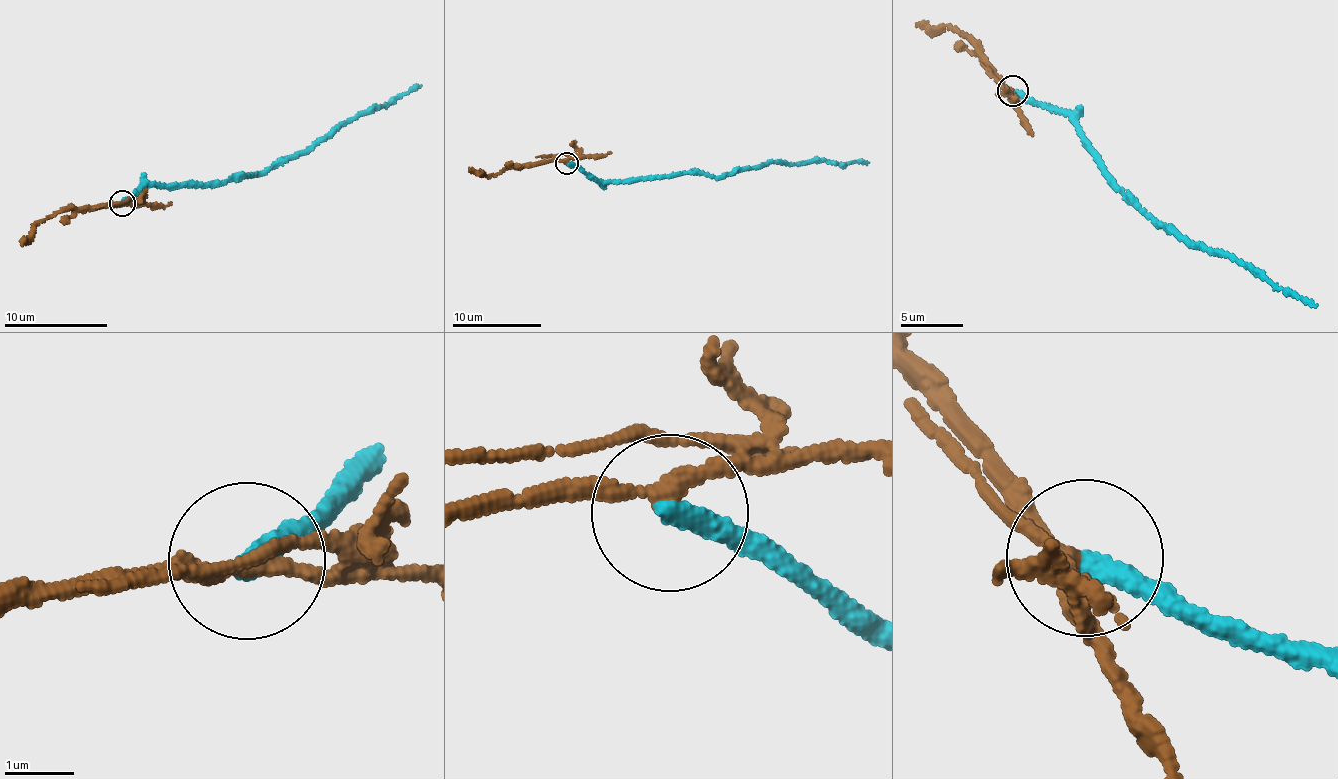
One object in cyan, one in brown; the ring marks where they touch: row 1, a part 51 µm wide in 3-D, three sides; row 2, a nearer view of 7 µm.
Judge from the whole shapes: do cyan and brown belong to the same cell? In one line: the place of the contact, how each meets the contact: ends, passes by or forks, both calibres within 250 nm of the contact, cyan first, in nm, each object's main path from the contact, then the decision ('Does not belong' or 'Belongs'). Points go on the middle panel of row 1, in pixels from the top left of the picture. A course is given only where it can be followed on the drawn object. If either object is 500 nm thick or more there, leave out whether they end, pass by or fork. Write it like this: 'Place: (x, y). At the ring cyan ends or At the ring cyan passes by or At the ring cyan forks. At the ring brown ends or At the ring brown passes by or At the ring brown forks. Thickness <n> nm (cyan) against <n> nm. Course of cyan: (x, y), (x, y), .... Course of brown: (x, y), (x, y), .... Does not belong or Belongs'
Place: (567, 163). At the ring cyan ends. At the ring brown passes by. Thickness 320 nm (cyan) against 200 nm. Course of cyan: (566, 164), (572, 162), (605, 182), (698, 169), (716, 177), (782, 161), (869, 162). Course of brown: (566, 164), (561, 160), (515, 167), (487, 177), (470, 169). Does not belong

